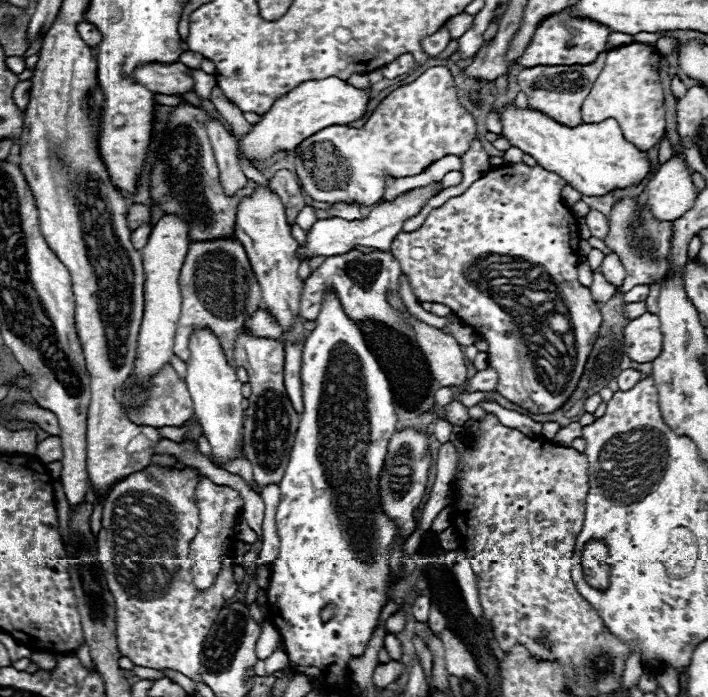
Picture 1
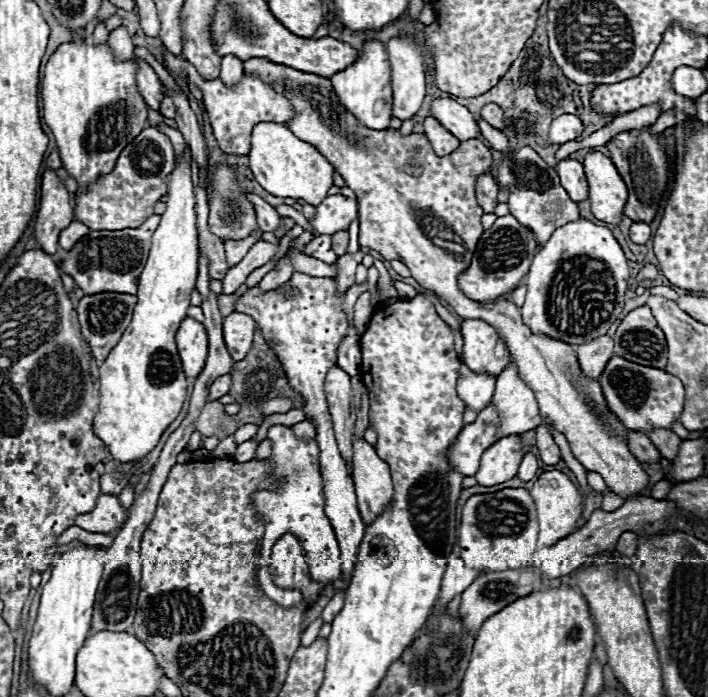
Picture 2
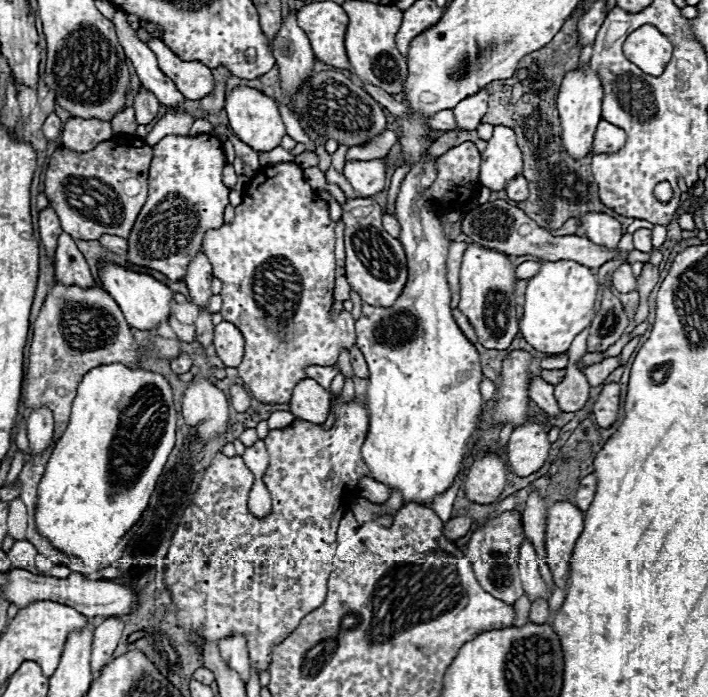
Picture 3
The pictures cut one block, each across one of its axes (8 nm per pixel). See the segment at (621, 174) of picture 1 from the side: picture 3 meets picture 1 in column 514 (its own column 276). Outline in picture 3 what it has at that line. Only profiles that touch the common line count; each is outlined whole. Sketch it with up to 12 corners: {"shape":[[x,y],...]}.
{"shape":[[246,86],[224,106],[234,134],[256,152],[286,136],[272,98]]}

